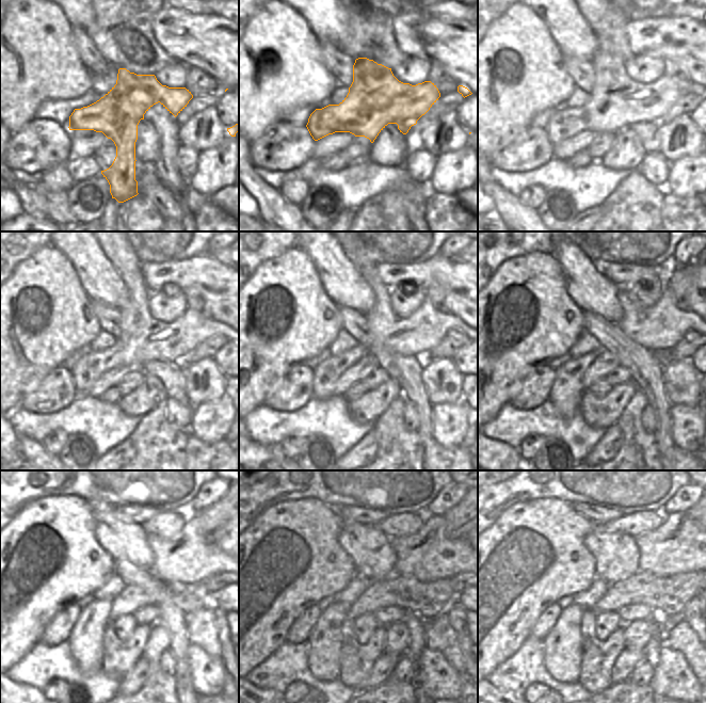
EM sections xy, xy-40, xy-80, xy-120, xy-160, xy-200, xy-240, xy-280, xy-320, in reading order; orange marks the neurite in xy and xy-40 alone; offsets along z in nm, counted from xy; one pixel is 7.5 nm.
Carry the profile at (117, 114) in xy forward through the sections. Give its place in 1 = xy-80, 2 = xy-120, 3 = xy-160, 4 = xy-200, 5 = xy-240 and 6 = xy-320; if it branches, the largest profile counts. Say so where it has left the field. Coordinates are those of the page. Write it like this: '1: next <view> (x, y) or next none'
1: next xy-80 (616, 100)
2: next xy-120 (143, 338)
3: next xy-160 (424, 329)
4: next xy-200 (664, 324)
5: next xy-240 (188, 558)
6: next xy-320 (682, 544)

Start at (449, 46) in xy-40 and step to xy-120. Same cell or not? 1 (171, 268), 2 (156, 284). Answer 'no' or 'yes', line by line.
1: yes
2: yes

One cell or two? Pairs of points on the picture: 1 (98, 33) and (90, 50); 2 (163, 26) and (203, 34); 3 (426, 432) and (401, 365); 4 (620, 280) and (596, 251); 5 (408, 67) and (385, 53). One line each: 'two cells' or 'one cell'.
1: two cells
2: one cell
3: one cell
4: two cells
5: two cells

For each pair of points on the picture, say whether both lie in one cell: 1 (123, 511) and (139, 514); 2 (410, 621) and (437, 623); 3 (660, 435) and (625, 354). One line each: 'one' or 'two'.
1: one
2: two
3: one

